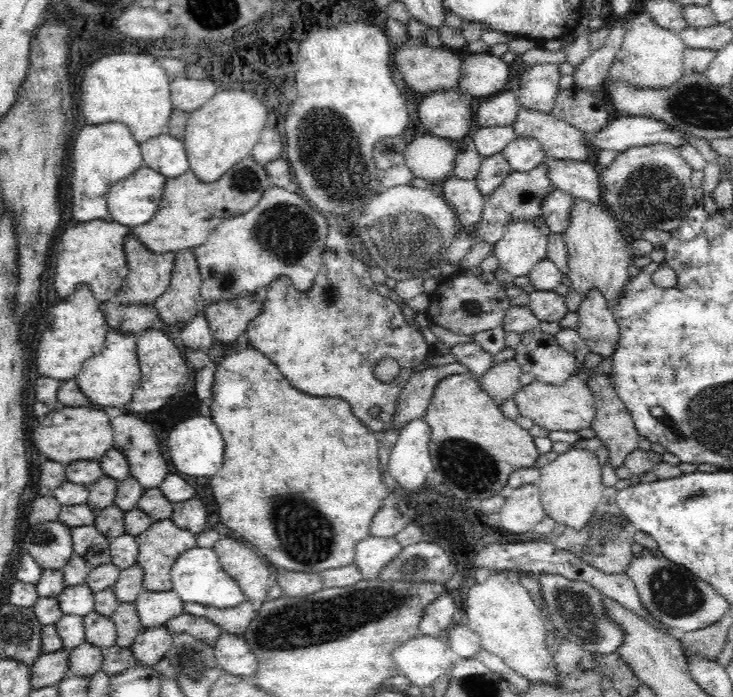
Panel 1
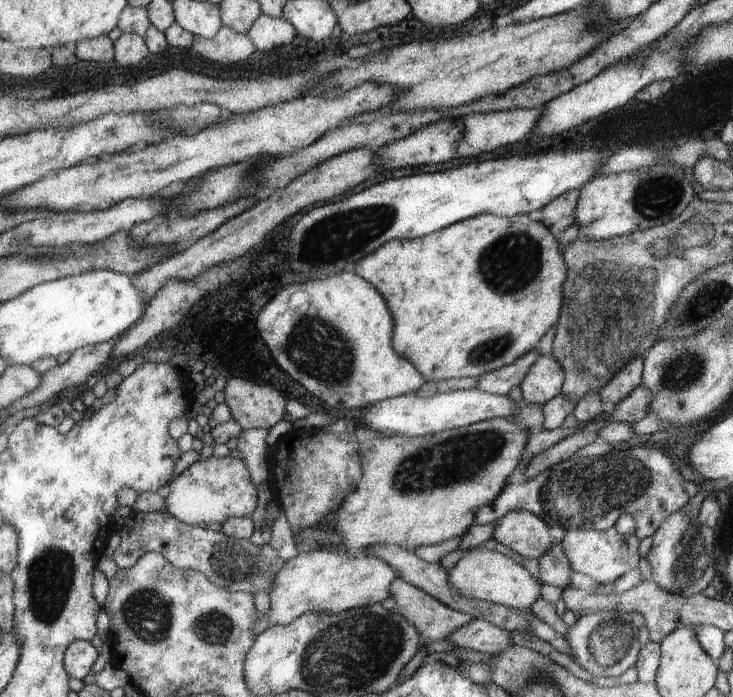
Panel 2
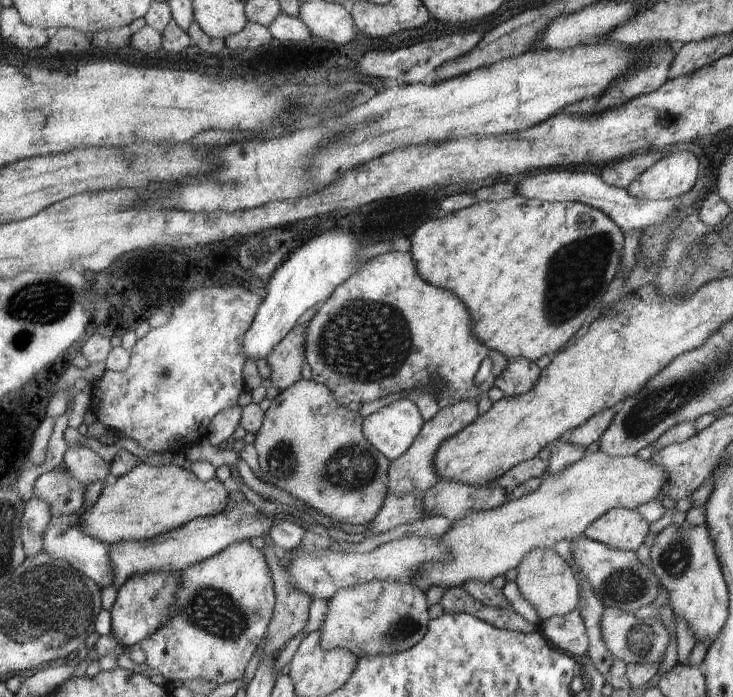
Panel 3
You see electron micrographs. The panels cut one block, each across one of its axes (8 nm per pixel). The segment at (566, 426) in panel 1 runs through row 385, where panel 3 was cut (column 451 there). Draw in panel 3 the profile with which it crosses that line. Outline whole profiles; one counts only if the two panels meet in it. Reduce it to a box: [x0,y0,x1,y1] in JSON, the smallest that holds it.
[414,451,668,590]

